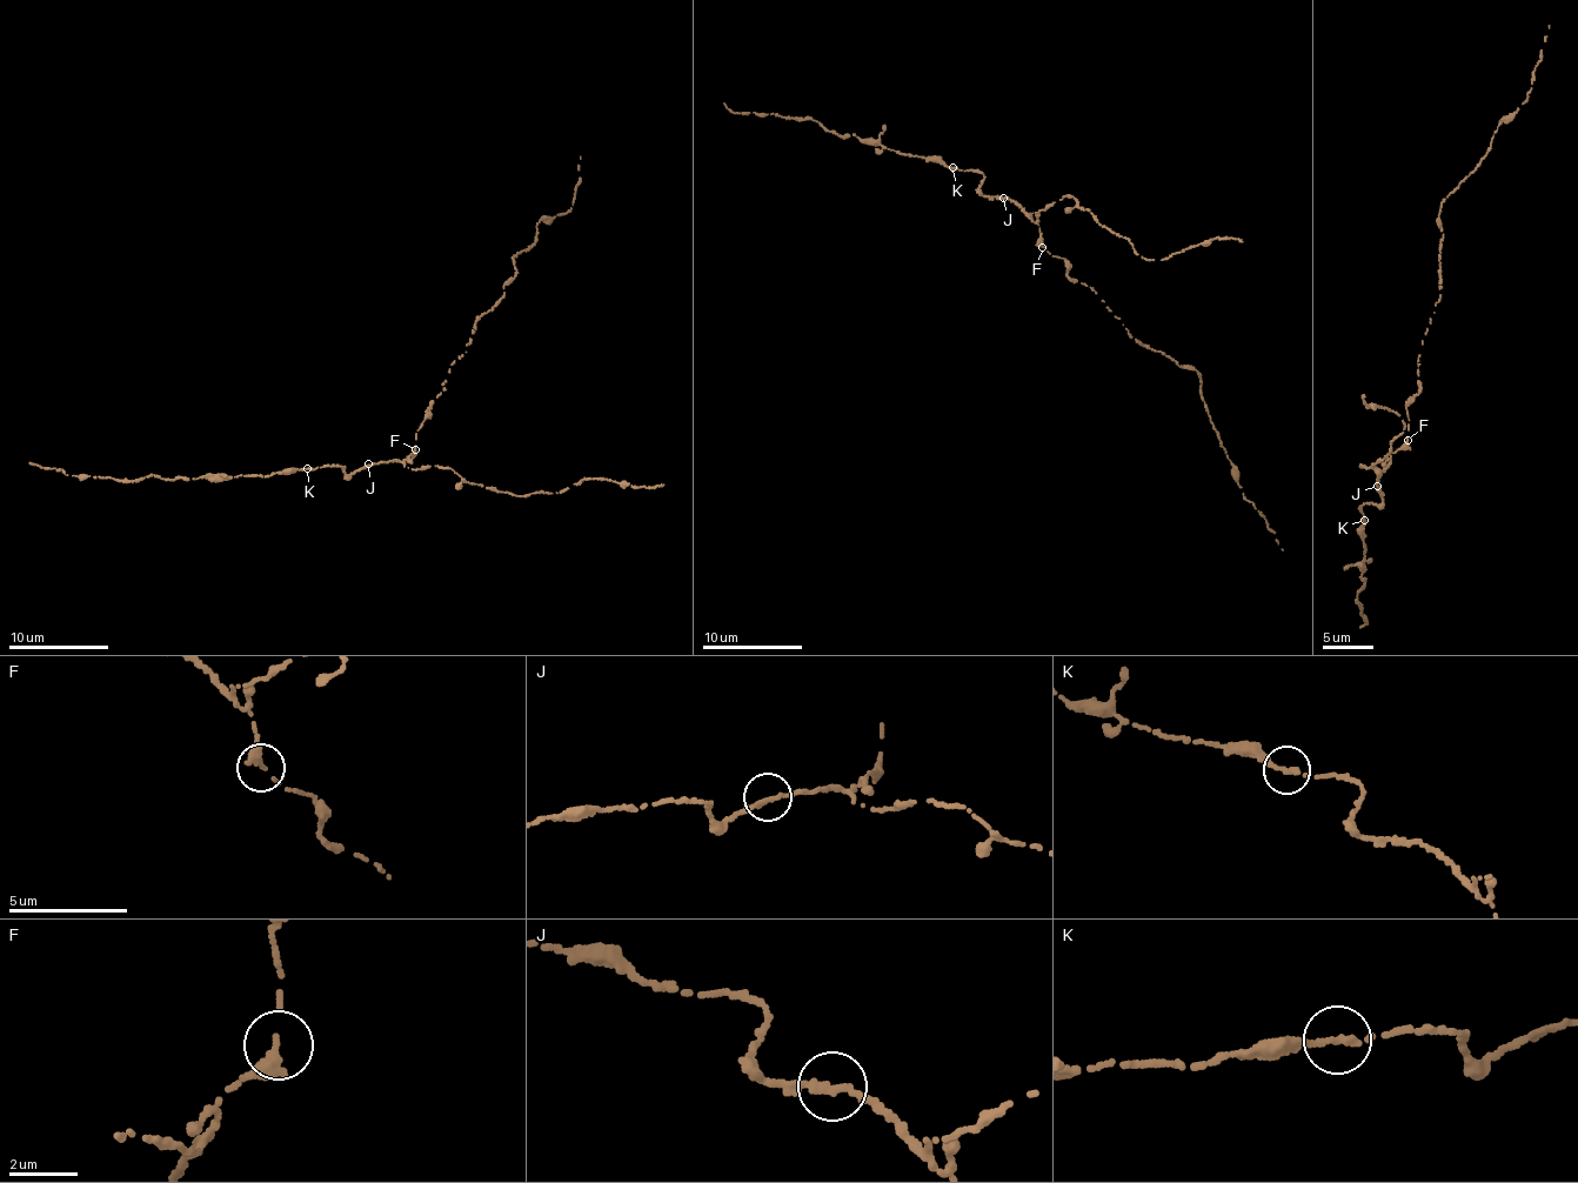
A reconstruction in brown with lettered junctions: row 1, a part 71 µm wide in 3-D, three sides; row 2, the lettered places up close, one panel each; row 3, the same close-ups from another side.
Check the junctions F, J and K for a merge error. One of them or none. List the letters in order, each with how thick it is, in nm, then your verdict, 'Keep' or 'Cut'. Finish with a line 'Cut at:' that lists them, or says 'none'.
F: Thickness 240 nm. Keep
J: Thickness 220 nm. Keep
K: Thickness 200 nm. Keep
Cut at: none

